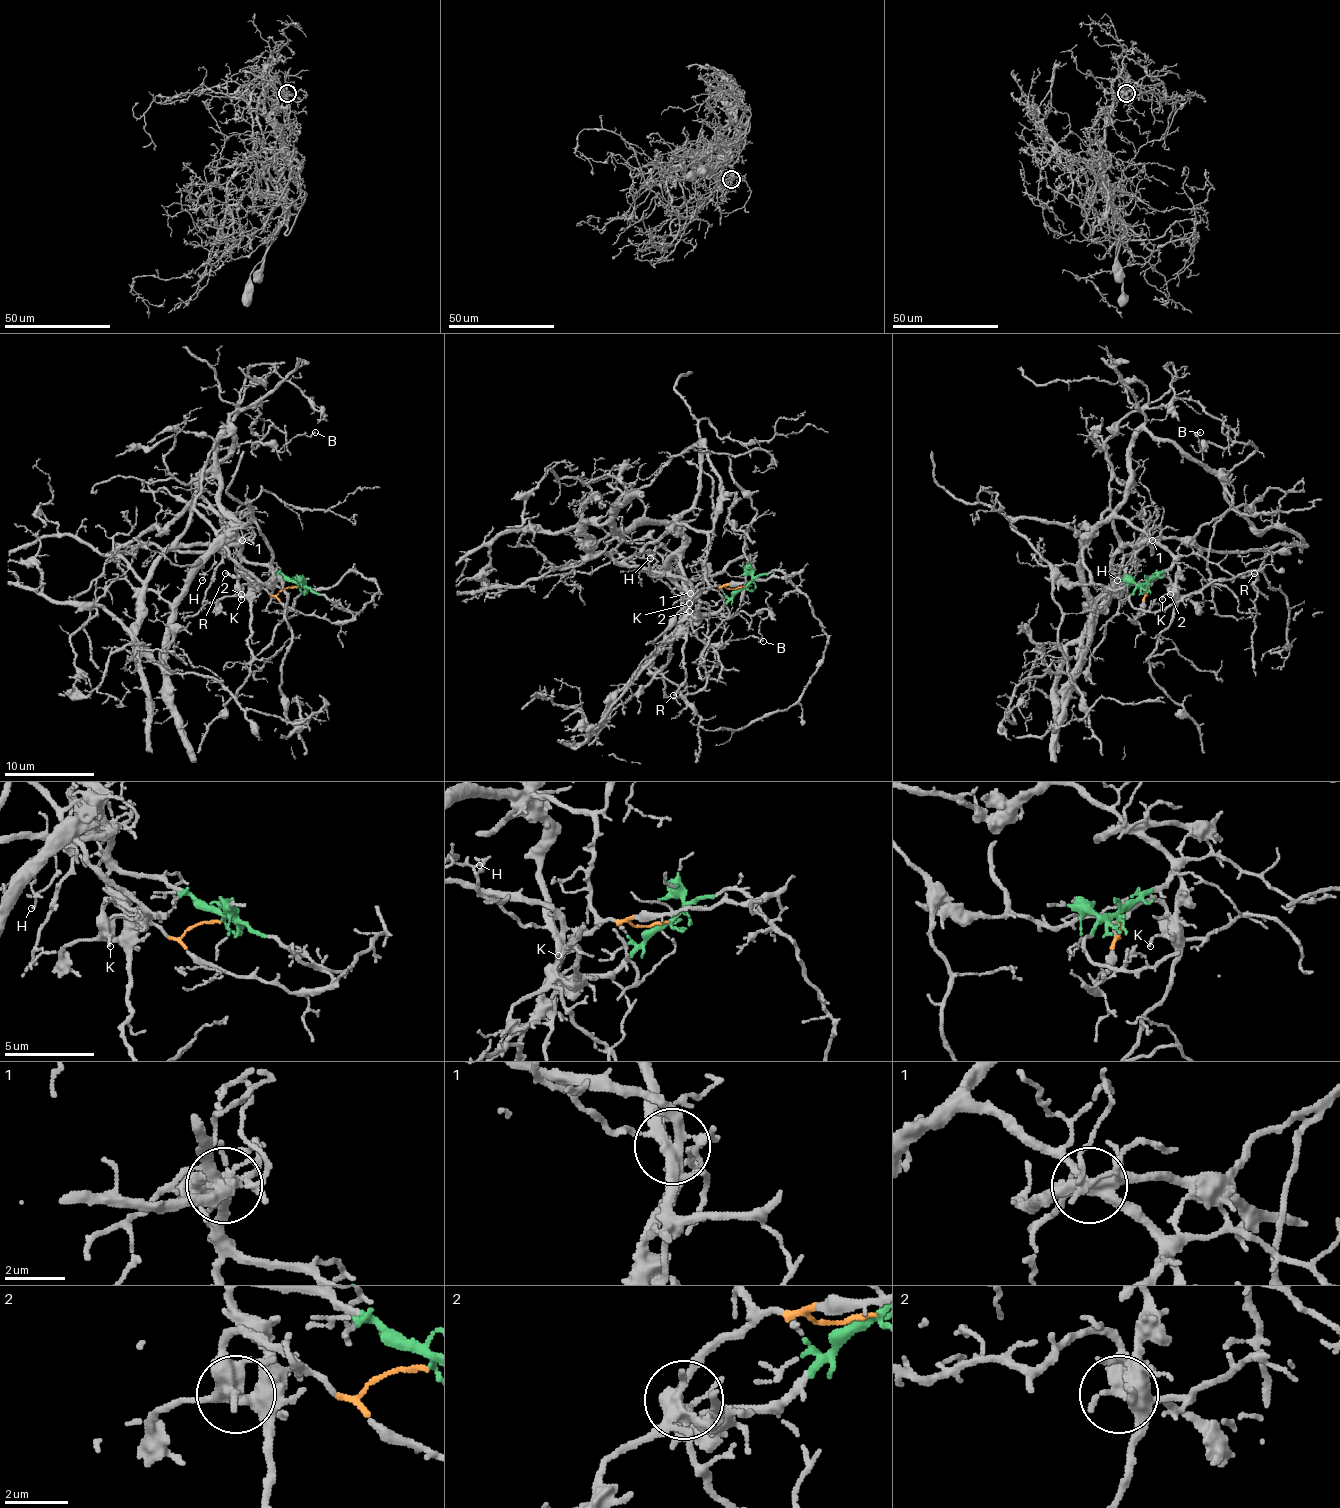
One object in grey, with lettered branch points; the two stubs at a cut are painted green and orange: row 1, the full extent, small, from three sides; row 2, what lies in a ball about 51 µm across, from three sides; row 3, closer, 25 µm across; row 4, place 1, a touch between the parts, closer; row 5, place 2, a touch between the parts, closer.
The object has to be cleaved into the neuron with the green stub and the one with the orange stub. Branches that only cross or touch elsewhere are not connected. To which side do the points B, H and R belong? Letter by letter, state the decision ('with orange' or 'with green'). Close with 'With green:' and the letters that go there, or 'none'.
B: with green
H: with green
R: with green
With green: B, H, R

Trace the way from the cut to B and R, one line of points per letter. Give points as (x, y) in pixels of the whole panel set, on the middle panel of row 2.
B: (744, 587), (692, 614), (667, 564), (681, 623), (653, 669), (687, 696), (708, 646), (762, 641)
R: (744, 587), (715, 612), (697, 614), (687, 623), (687, 641), (683, 650), (685, 680), (674, 696)

